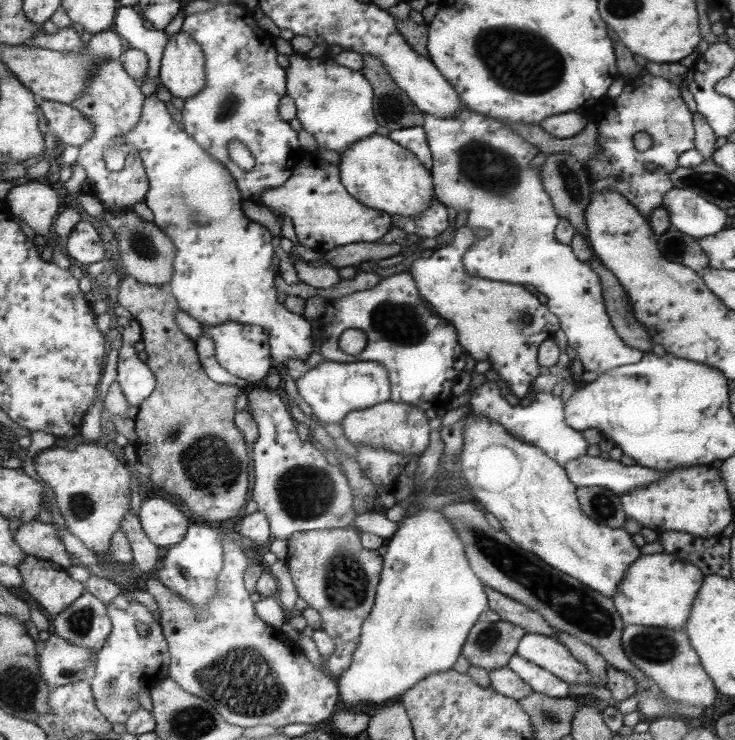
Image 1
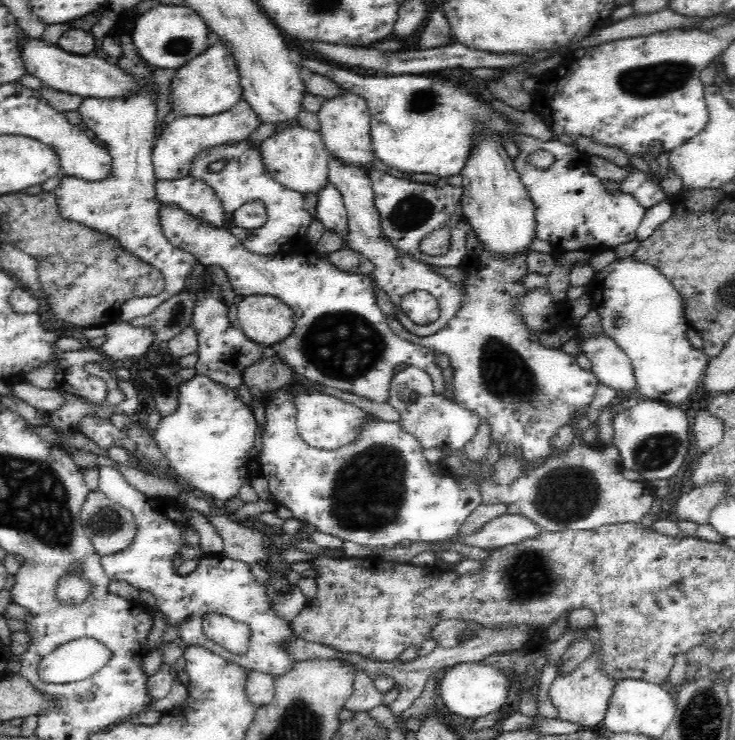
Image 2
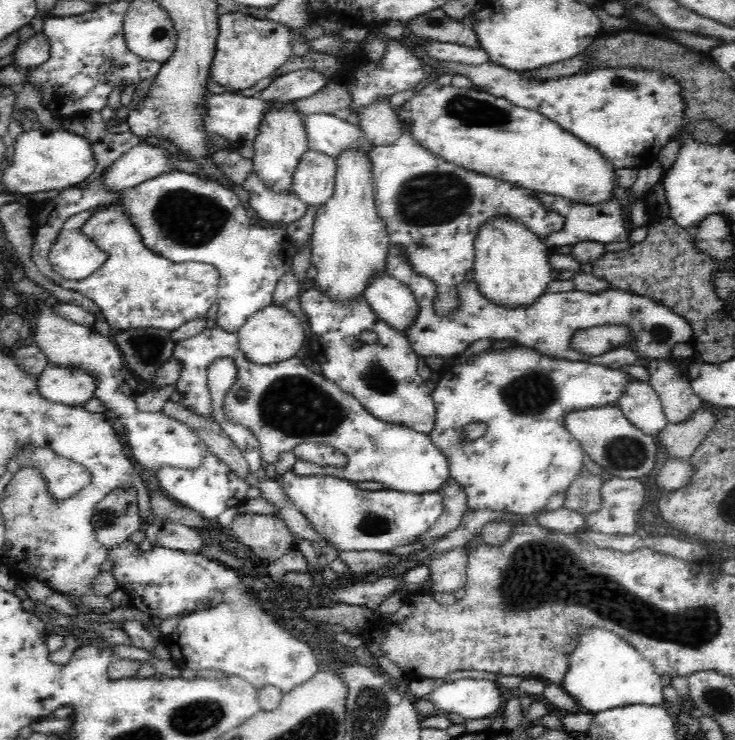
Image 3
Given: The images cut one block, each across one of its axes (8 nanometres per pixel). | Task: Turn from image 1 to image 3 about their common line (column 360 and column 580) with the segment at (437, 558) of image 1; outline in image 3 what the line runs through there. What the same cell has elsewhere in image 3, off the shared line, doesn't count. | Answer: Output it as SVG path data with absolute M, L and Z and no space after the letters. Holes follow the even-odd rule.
M590 630L588 634L582 634L578 648L572 654L570 672L562 682L562 690L582 712L600 714L614 708L660 708L666 704L664 686L652 662L644 660L638 650L620 640L614 632Z

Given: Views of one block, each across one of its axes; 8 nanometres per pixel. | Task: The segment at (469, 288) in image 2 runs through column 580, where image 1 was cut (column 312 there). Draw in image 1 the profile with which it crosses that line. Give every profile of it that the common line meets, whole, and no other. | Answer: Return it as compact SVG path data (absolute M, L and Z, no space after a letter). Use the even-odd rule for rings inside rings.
M323 360L319 366L311 368L305 376L297 380L299 396L313 408L313 418L325 424L341 424L341 420L349 412L359 412L373 408L377 404L385 404L391 400L391 382L389 372L379 362L327 362Z

